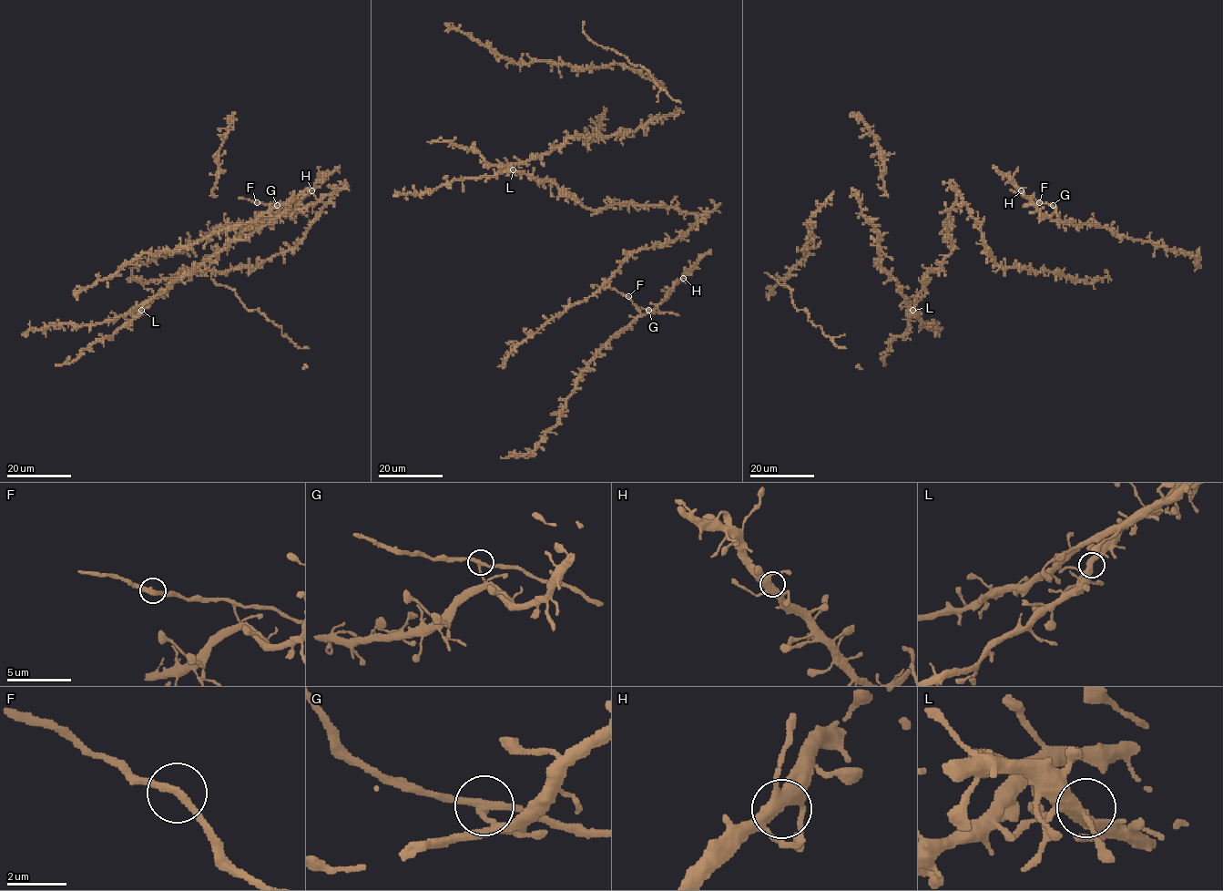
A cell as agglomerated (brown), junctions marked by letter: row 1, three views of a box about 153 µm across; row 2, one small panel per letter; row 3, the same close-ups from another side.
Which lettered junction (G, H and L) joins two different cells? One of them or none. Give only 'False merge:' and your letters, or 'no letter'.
False merge: G

